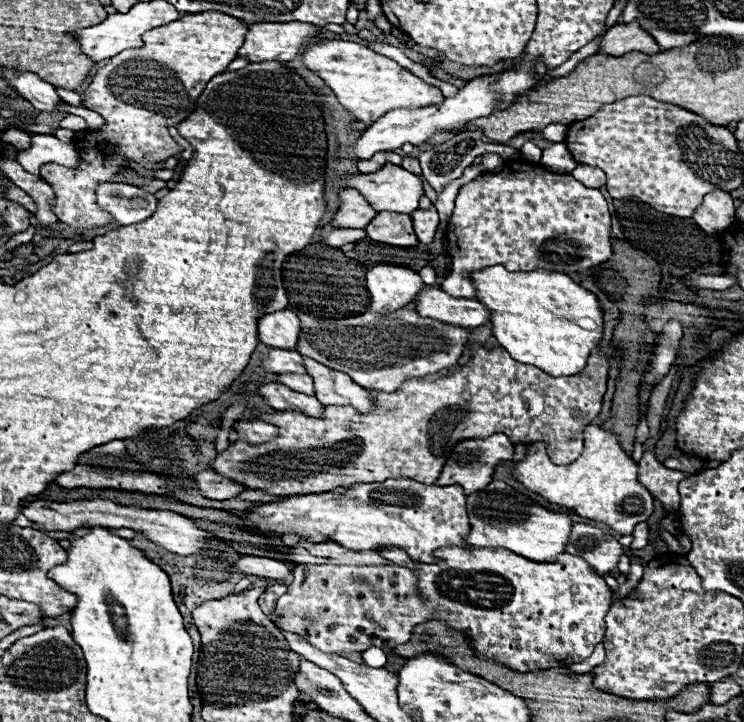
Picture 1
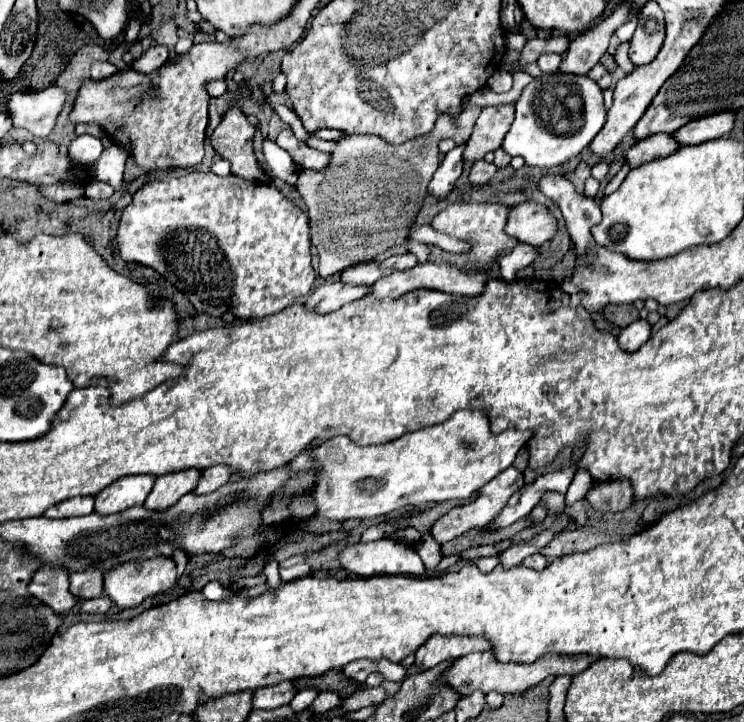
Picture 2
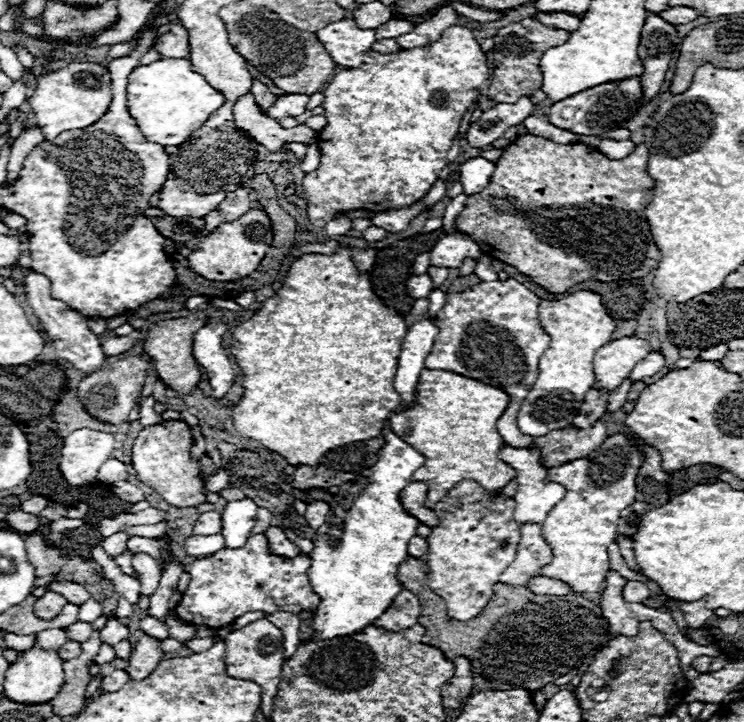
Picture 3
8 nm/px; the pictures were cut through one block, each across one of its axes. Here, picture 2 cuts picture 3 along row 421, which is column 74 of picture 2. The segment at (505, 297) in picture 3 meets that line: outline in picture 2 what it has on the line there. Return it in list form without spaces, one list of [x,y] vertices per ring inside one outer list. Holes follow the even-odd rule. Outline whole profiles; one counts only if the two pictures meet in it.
[[[84,496],[84,498],[70,498],[64,500],[44,512],[46,518],[70,518],[70,516],[86,516],[94,512],[94,498]]]

